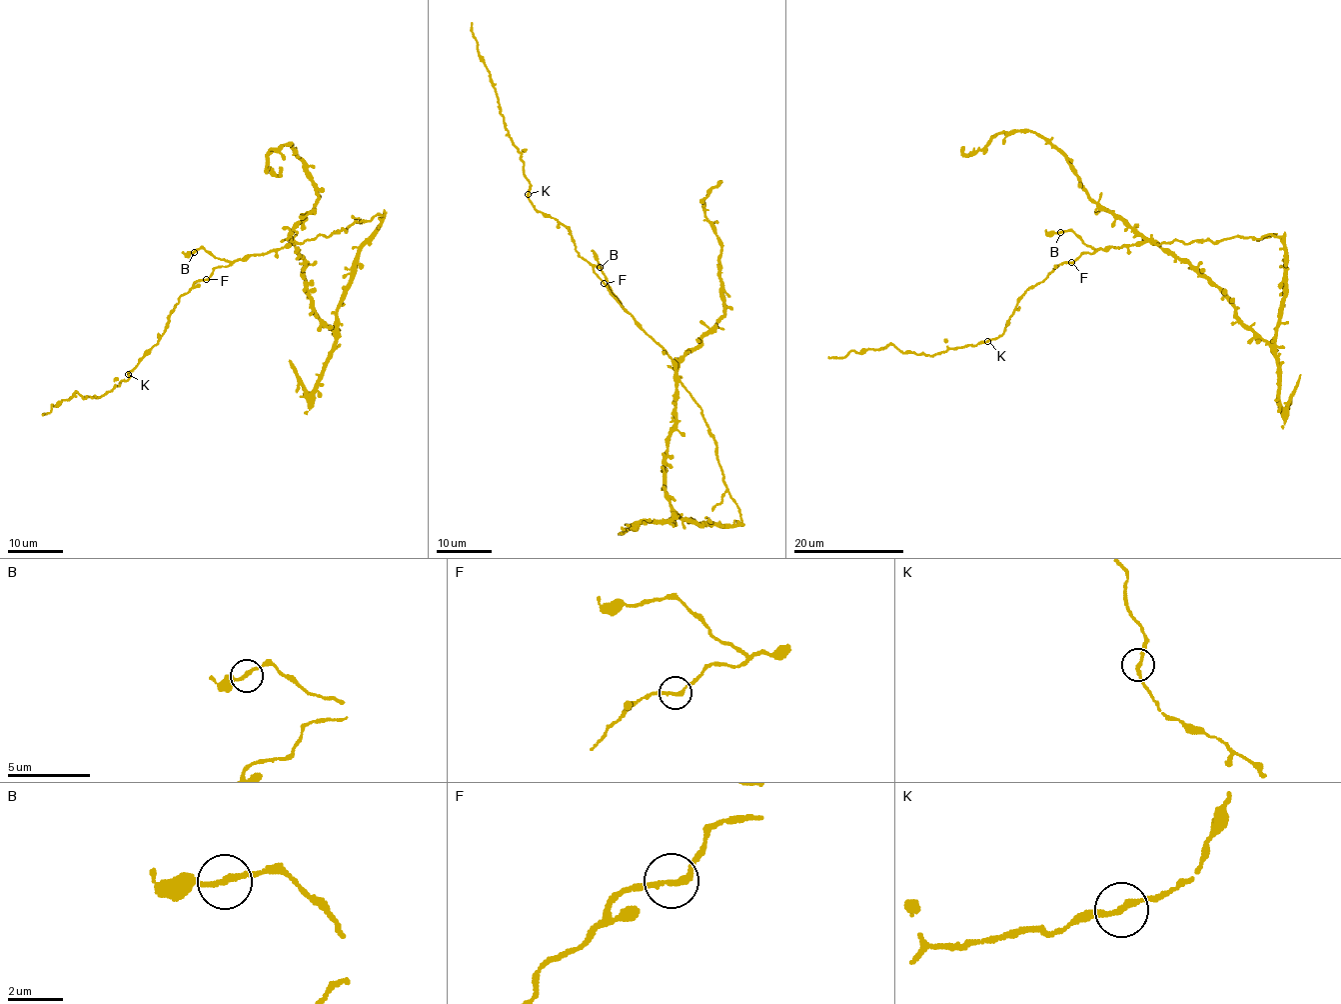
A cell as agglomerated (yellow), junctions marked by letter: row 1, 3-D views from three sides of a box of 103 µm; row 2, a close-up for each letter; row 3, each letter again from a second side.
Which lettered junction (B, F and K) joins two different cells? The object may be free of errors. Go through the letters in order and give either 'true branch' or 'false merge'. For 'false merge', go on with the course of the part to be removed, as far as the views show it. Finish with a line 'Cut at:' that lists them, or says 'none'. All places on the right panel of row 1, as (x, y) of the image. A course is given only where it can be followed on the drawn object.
B: true branch
F: true branch
K: true branch
Cut at: none

